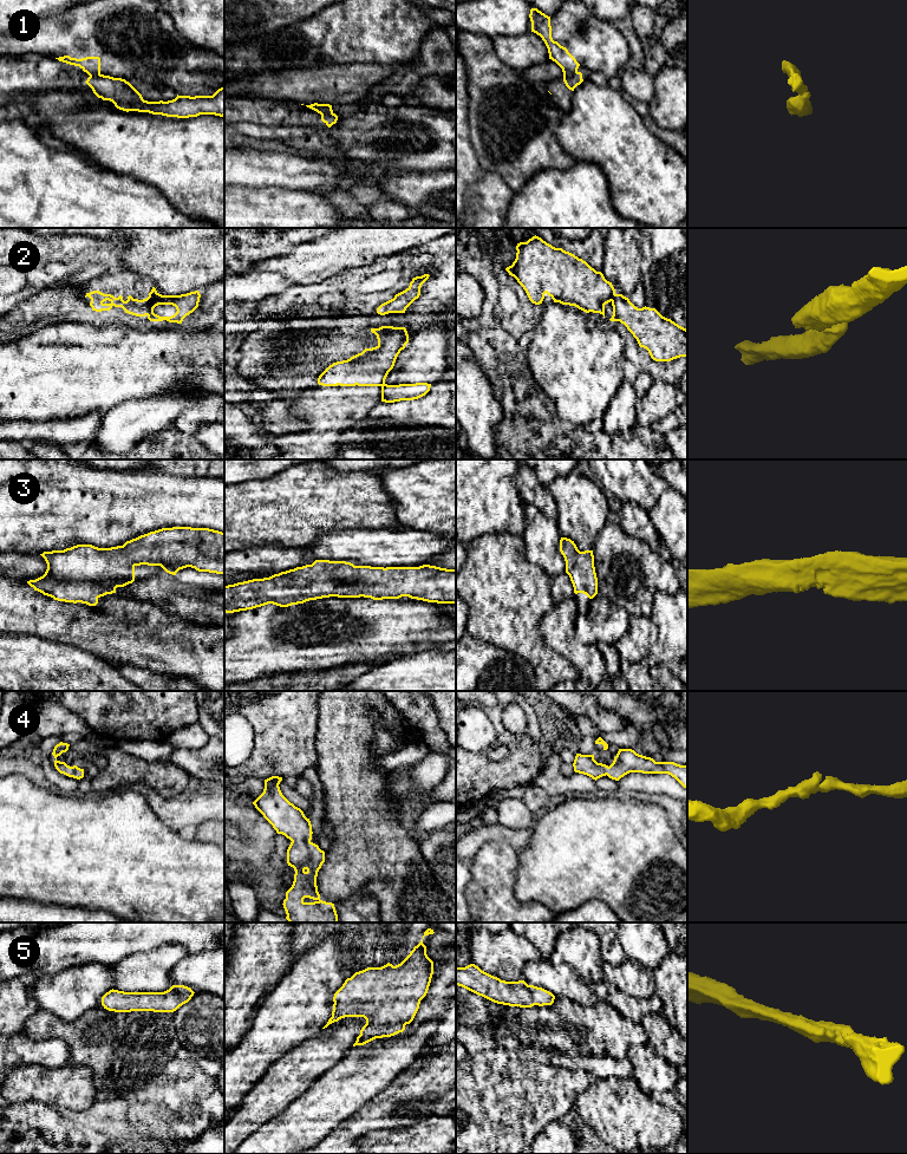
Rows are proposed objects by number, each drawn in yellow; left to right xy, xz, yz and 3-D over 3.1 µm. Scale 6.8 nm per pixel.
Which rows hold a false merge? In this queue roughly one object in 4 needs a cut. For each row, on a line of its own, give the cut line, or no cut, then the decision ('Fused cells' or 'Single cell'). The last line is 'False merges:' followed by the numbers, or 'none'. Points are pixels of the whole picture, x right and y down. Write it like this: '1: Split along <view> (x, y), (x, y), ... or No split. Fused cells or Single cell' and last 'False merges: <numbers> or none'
1: Split along yz (576, 71), (571, 77), (563, 78). Fused cells
2: Split along xy (157, 293), (151, 299), (145, 314). Fused cells
3: No split. Single cell
4: No split. Single cell
5: No split. Single cell
False merges: 1, 2

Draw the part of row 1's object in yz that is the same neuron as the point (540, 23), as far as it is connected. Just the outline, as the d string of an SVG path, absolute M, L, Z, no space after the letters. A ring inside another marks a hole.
M531 8L529 18L531 21L531 32L540 35L544 41L548 48L549 59L555 61L562 69L563 78L572 78L578 72L580 64L566 47L553 40L550 17L537 8Z

